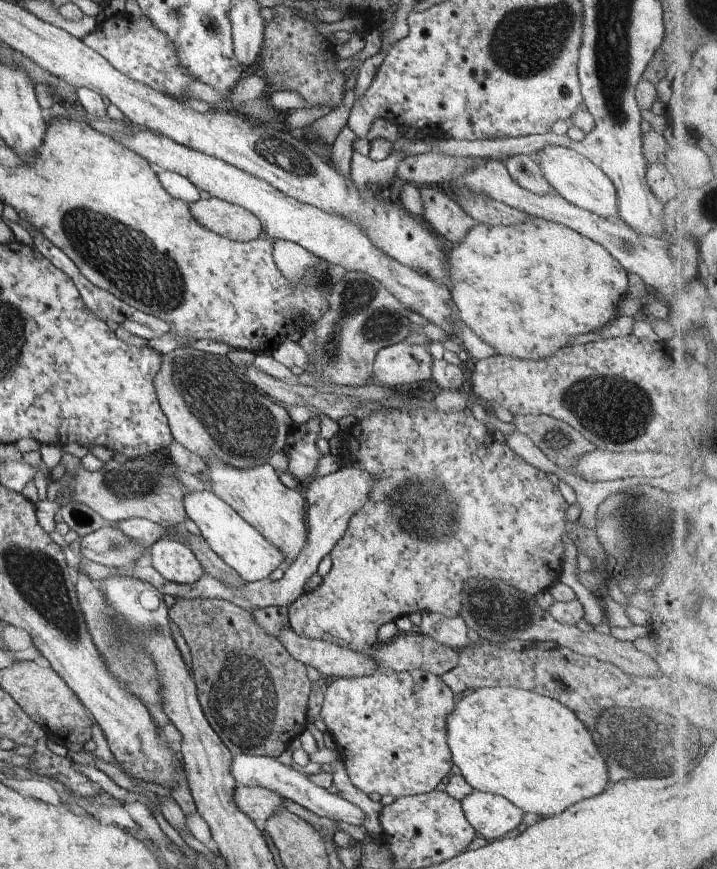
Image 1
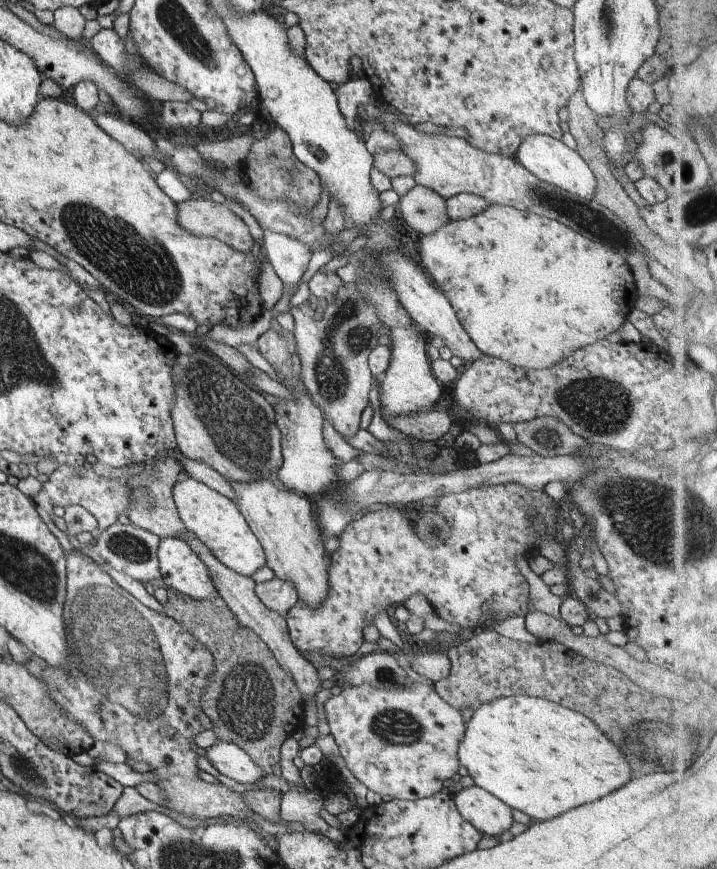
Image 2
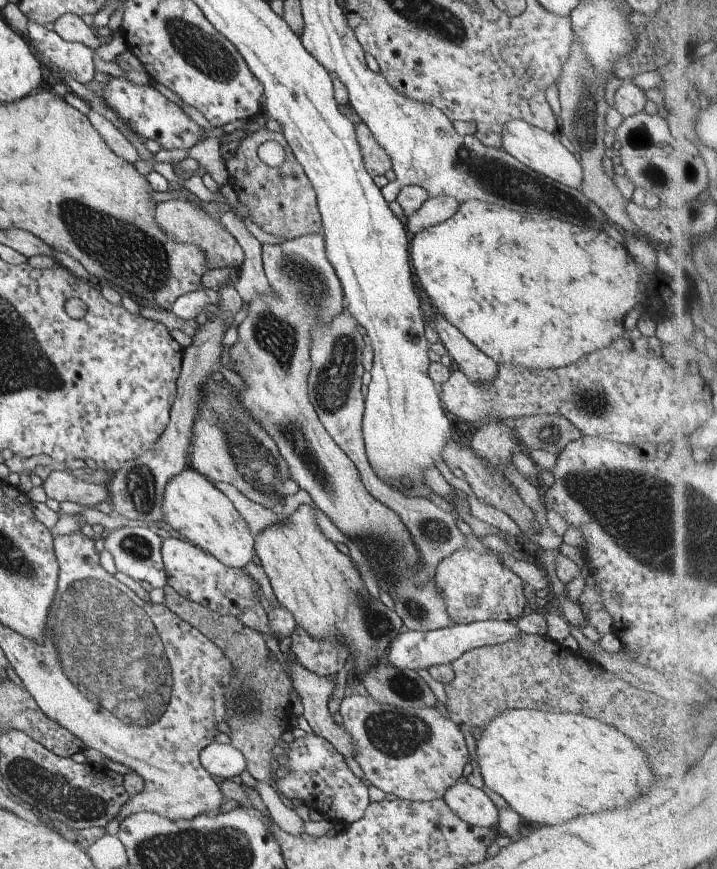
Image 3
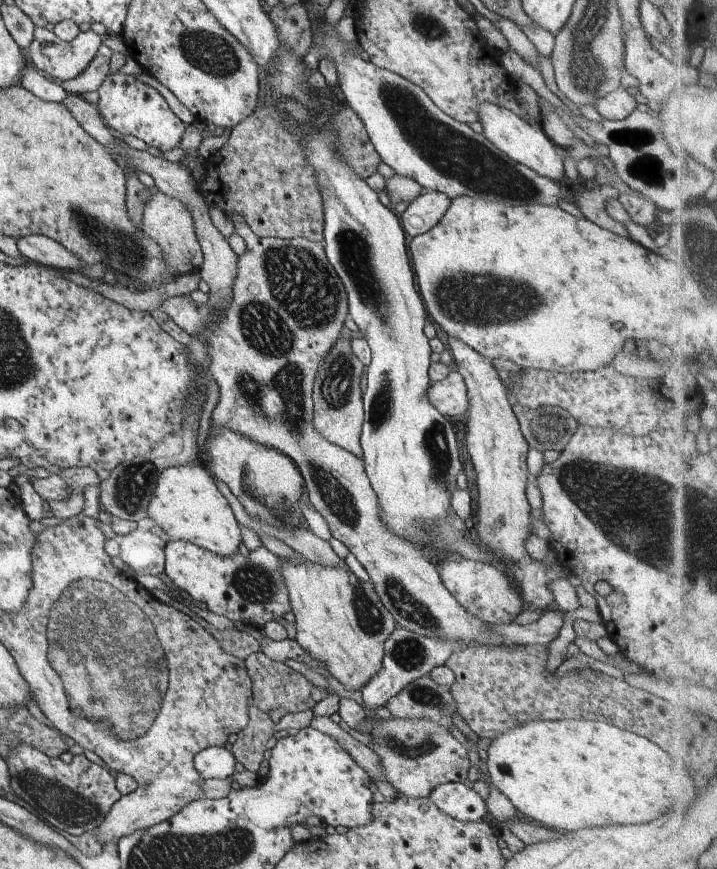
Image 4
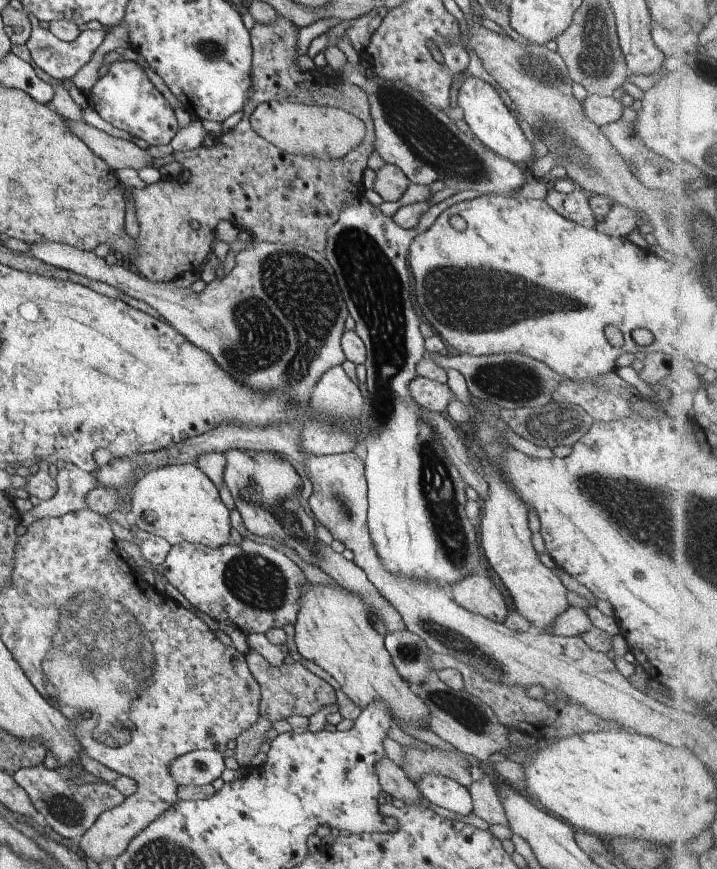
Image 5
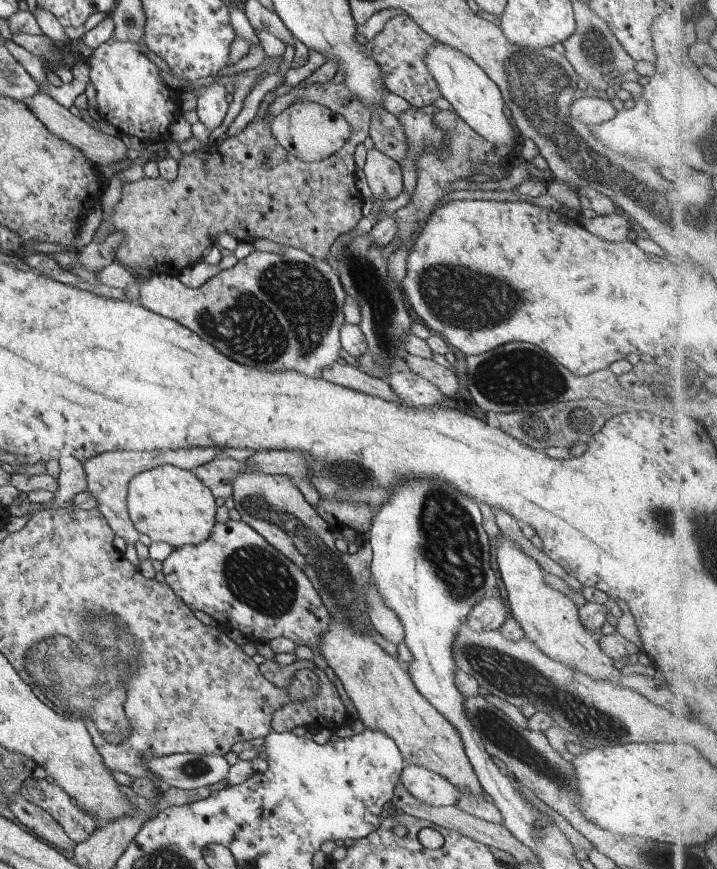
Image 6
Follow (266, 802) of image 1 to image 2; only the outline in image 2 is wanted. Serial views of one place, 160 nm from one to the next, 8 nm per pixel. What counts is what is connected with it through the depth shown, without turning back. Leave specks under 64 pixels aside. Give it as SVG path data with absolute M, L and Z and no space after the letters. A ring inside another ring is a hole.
M75 549L70 554L64 551L64 554L68 590L64 612L68 626L66 666L54 668L36 656L28 658L24 666L44 682L48 696L94 741L112 742L126 752L129 763L146 762L150 766L152 774L158 775L158 783L154 784L164 790L164 798L168 800L164 804L166 814L182 812L190 818L208 817L210 820L228 815L249 821L252 808L246 804L244 793L198 778L200 770L196 760L202 752L193 744L193 739L204 730L196 716L202 711L200 698L207 688L208 676L216 670L211 651L176 620L139 603L138 598L116 584L101 566L81 551Z

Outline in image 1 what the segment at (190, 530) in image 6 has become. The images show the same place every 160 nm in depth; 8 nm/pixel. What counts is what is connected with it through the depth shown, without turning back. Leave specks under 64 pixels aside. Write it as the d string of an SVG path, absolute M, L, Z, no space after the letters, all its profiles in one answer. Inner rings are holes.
M210 488L188 491L183 496L185 513L200 529L200 536L220 558L248 583L259 581L276 568L284 566L281 550L249 525L227 502Z

